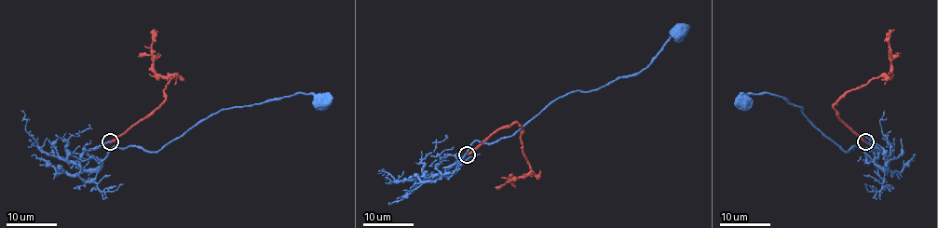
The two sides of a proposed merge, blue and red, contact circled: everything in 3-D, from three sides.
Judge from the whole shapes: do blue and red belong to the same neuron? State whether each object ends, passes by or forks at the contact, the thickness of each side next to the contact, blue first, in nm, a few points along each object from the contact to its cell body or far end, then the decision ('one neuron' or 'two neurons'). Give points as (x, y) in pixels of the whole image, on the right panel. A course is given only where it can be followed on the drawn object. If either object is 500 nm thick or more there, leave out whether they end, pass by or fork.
blue passes by; red ends; calibres 200 and 280 nm; course blue (865, 141), (879, 149), (872, 159), (854, 145), (845, 152), (800, 106), (783, 98), (748, 94), (743, 102); course red (865, 141), (839, 118), (834, 105), (847, 93), (888, 75), (890, 33), (893, 29); one neuron

